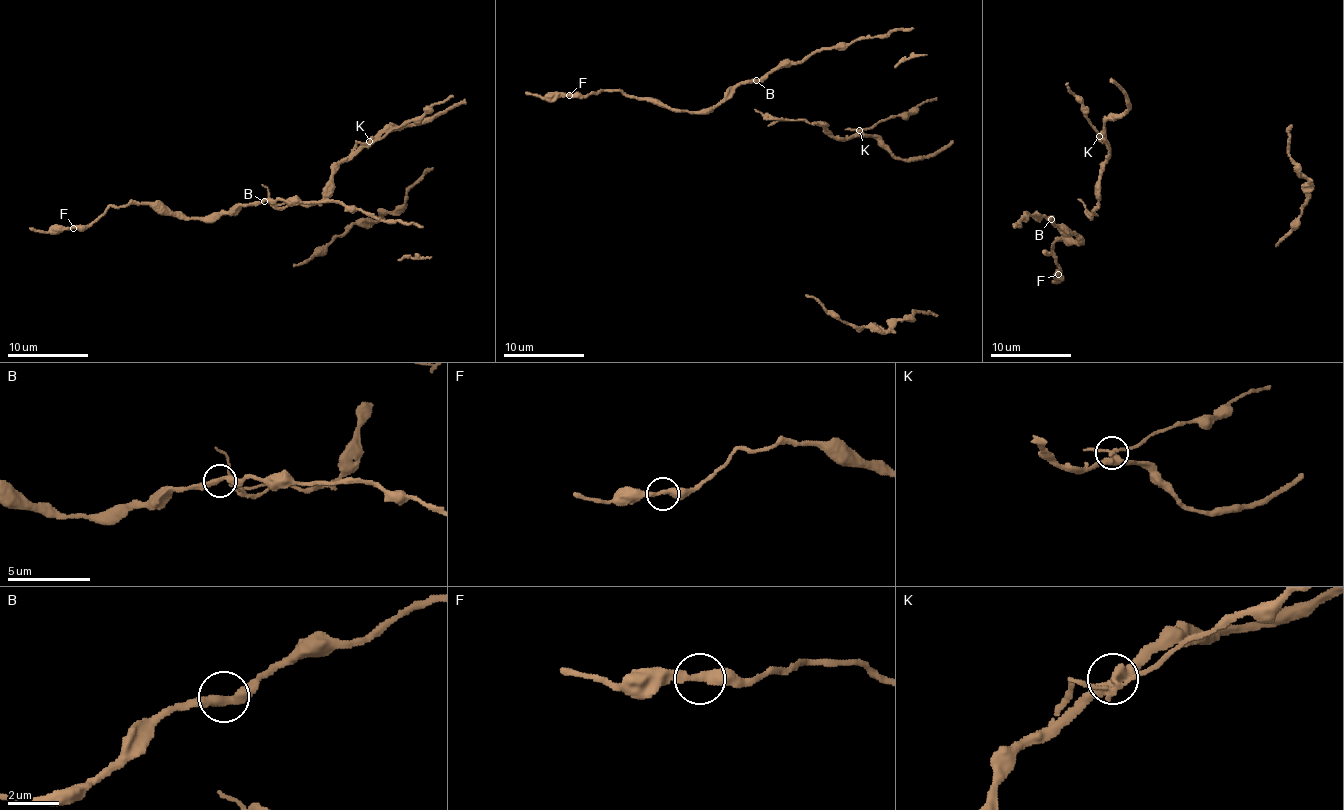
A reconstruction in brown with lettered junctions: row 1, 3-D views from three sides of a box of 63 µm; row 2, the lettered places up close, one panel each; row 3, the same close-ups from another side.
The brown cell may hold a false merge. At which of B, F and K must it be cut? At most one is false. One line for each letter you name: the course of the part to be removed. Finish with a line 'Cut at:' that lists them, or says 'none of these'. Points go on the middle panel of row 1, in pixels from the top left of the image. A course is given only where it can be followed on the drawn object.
K: foreign part runs (860, 131), (894, 116), (906, 116), (919, 105), (937, 98)
Cut at: K

